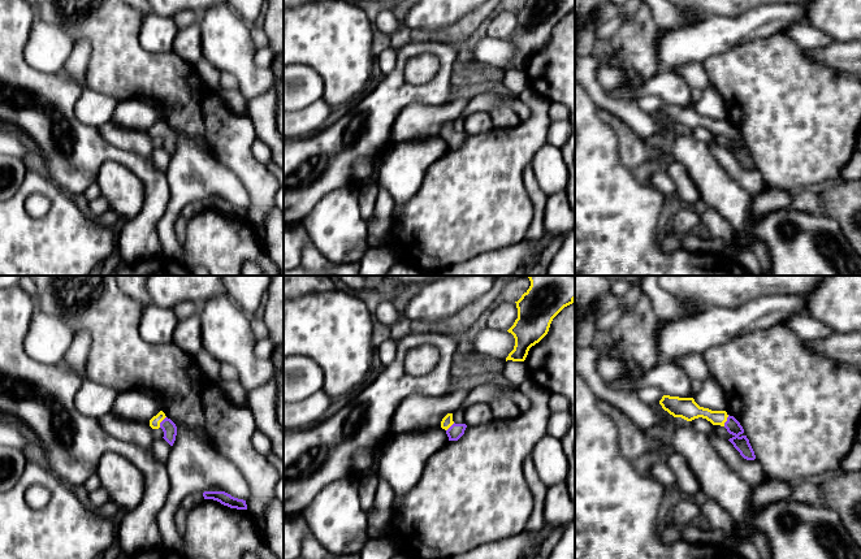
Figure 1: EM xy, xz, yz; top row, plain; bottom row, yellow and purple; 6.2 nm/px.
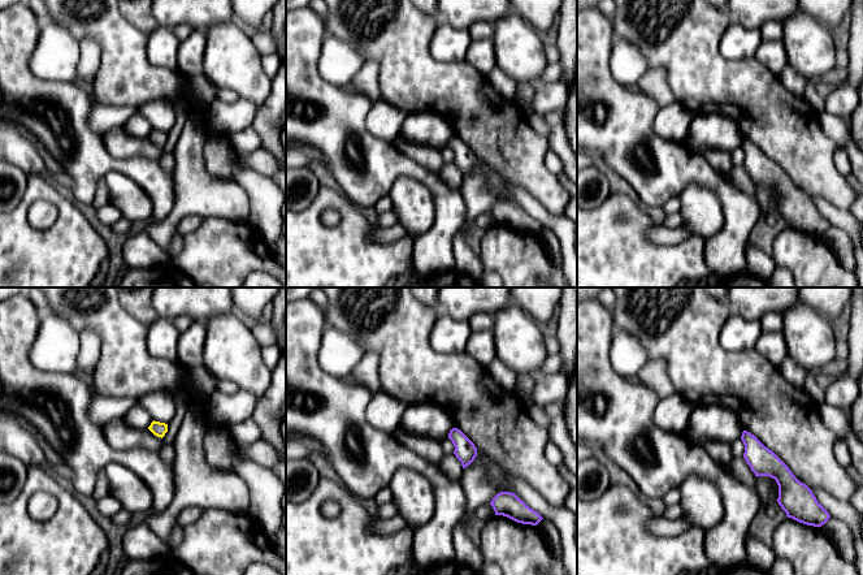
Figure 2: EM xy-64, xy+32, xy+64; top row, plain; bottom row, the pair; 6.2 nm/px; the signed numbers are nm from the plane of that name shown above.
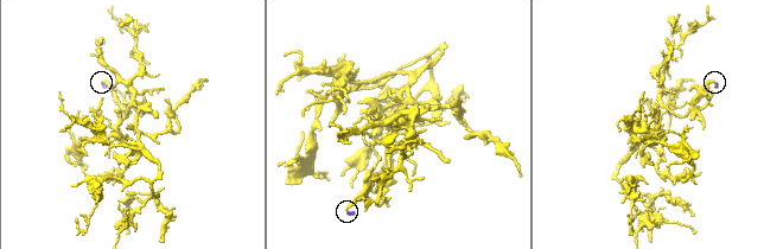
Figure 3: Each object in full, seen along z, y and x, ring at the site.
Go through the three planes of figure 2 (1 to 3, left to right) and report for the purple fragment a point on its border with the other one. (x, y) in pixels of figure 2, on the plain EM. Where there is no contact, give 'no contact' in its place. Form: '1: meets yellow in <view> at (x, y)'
1: no contact
2: no contact
3: no contact

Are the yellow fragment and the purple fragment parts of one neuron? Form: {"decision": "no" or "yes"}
{"decision": "yes"}

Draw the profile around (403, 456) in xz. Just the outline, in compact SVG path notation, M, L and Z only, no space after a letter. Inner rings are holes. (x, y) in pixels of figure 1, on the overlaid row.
M441 426L393 434L382 446L377 476L394 490L394 511L416 485L428 459L449 442Z

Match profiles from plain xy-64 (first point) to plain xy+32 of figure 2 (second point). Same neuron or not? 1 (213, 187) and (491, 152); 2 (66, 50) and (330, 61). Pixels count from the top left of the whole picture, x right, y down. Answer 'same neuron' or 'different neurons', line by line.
1: different neurons
2: same neuron

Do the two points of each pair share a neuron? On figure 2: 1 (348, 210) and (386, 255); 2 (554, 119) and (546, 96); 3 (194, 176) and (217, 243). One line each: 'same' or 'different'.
1: same
2: different
3: different

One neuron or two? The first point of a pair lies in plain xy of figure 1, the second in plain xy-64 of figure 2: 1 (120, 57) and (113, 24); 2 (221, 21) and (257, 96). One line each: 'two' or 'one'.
1: one
2: one

